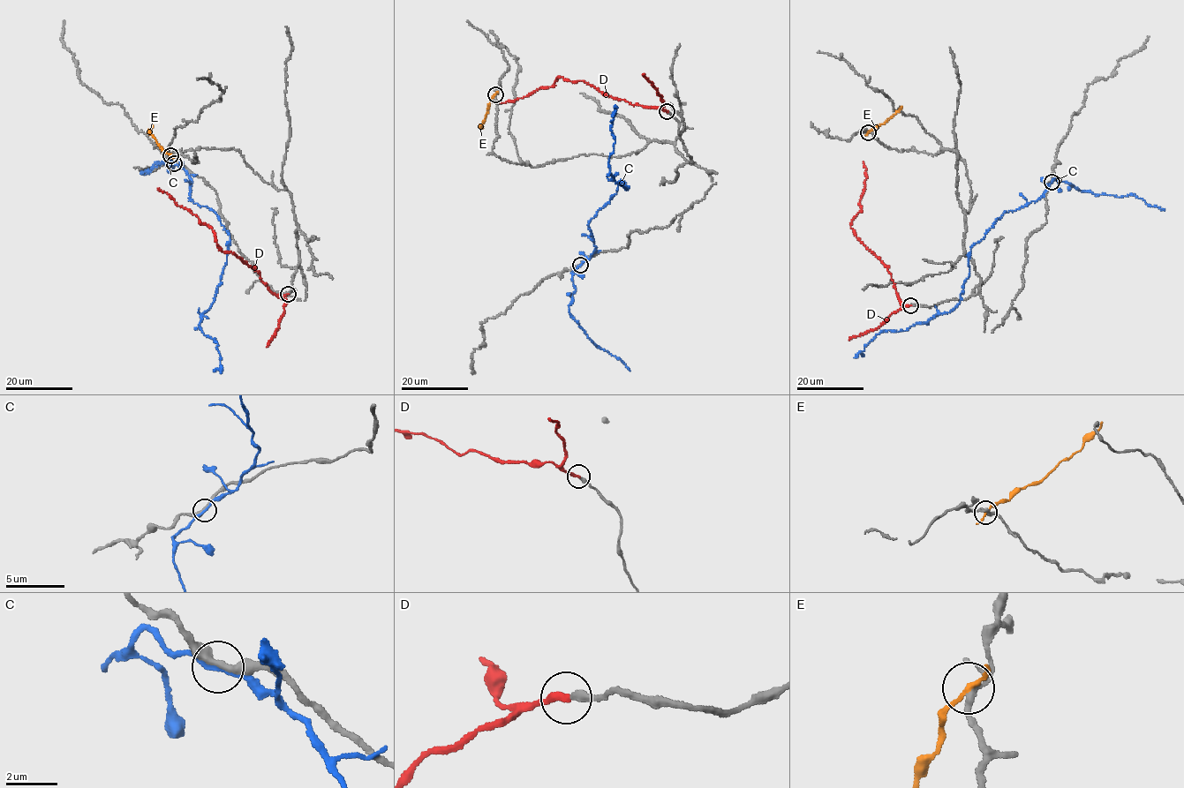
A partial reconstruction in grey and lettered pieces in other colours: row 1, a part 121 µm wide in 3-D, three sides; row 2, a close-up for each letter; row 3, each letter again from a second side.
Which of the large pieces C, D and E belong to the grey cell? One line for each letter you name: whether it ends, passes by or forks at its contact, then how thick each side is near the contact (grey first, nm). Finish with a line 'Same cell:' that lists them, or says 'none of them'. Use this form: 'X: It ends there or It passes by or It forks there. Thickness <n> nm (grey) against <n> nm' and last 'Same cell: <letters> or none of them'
D: It ends there. Thickness 300 nm (grey) against 280 nm
Same cell: D

